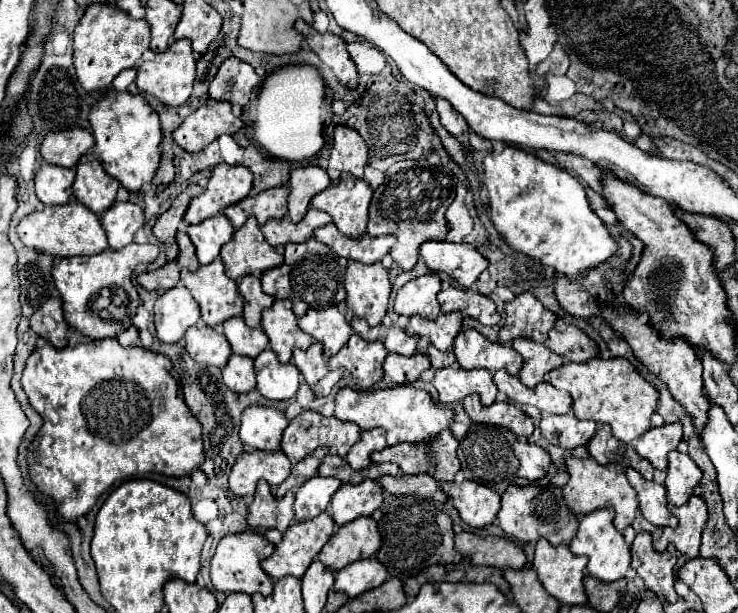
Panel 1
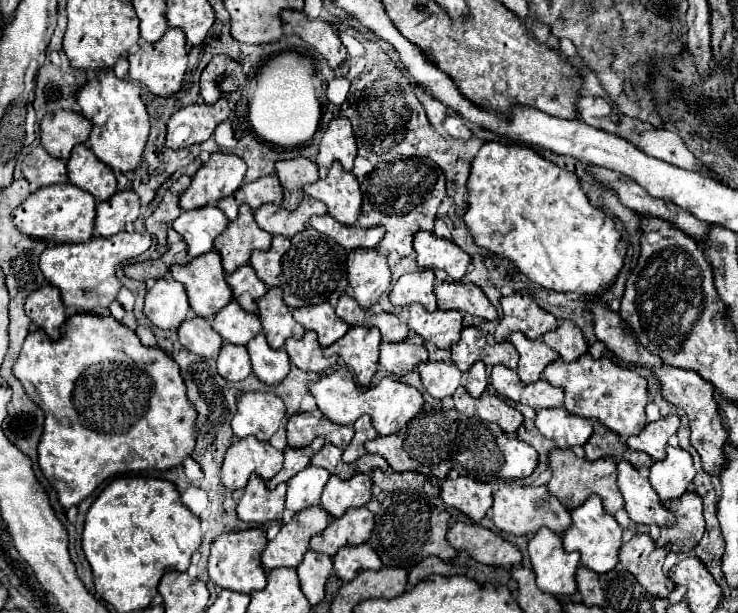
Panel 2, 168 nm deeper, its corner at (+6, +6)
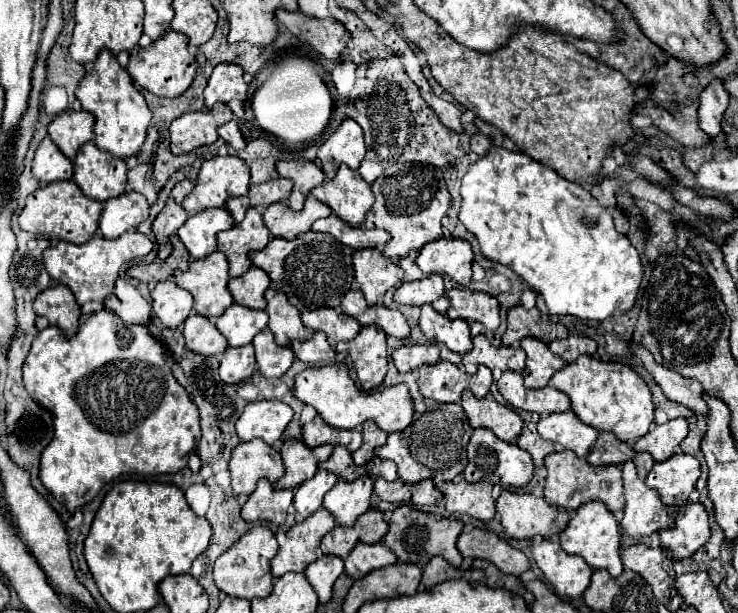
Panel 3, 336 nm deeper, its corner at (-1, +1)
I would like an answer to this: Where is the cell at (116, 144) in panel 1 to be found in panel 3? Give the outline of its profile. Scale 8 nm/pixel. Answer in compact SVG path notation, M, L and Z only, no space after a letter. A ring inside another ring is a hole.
M103 49L93 63L93 69L83 77L79 83L75 97L81 101L83 109L95 115L95 129L93 129L93 143L119 159L133 157L141 151L145 139L147 139L147 127L151 123L151 111L147 107L145 97L141 91L133 85L133 79L129 77L127 69L119 65L113 53Z

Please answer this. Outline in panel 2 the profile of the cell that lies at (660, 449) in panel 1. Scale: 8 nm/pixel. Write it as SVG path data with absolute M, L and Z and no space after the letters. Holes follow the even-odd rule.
M670 414L666 418L660 418L658 422L646 424L646 428L638 436L630 436L626 444L632 450L646 452L652 460L664 460L668 438L676 434L678 426L680 426L680 418L676 414Z

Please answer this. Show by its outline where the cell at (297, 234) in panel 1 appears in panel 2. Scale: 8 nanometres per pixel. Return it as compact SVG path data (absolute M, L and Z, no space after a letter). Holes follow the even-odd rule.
M308 196L300 202L300 206L294 212L288 212L286 208L280 208L280 206L272 208L272 204L264 204L262 208L258 208L254 212L256 222L262 230L270 232L272 236L282 234L286 238L304 230L310 216L314 216L314 214L326 214L326 206Z

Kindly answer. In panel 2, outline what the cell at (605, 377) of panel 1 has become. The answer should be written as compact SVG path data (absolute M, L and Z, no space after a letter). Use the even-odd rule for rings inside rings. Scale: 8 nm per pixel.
M584 354L574 362L564 362L562 358L558 358L544 370L544 378L552 386L560 386L564 390L564 406L569 412L588 420L598 420L618 436L628 438L642 432L642 428L646 426L646 380L628 368L612 364L612 360L608 360L606 356L594 360L590 358L590 354Z

